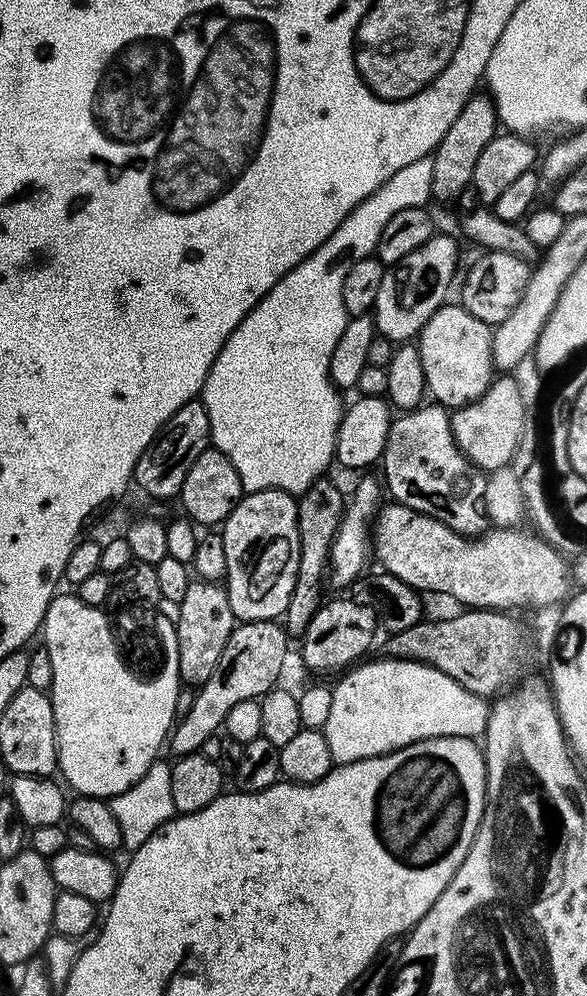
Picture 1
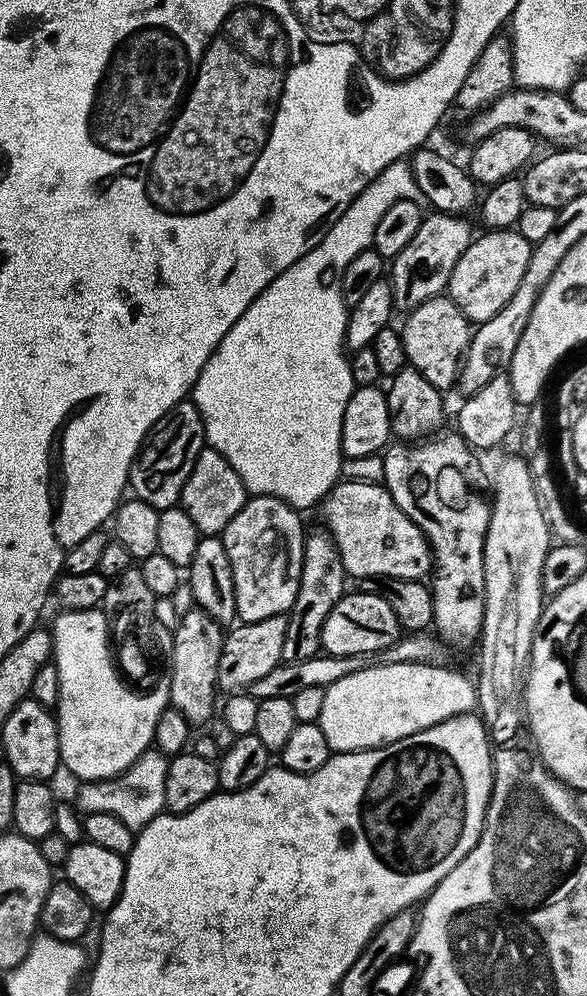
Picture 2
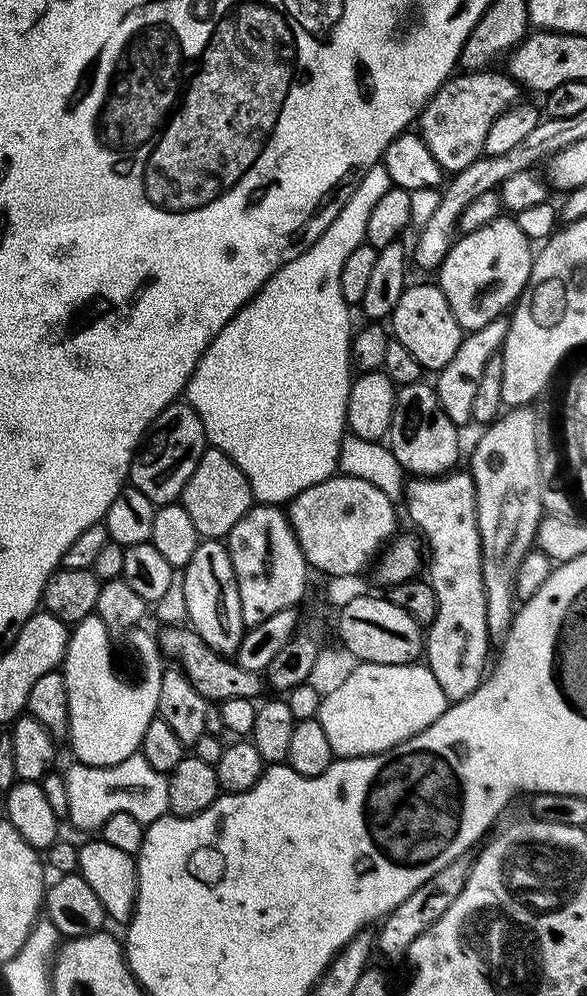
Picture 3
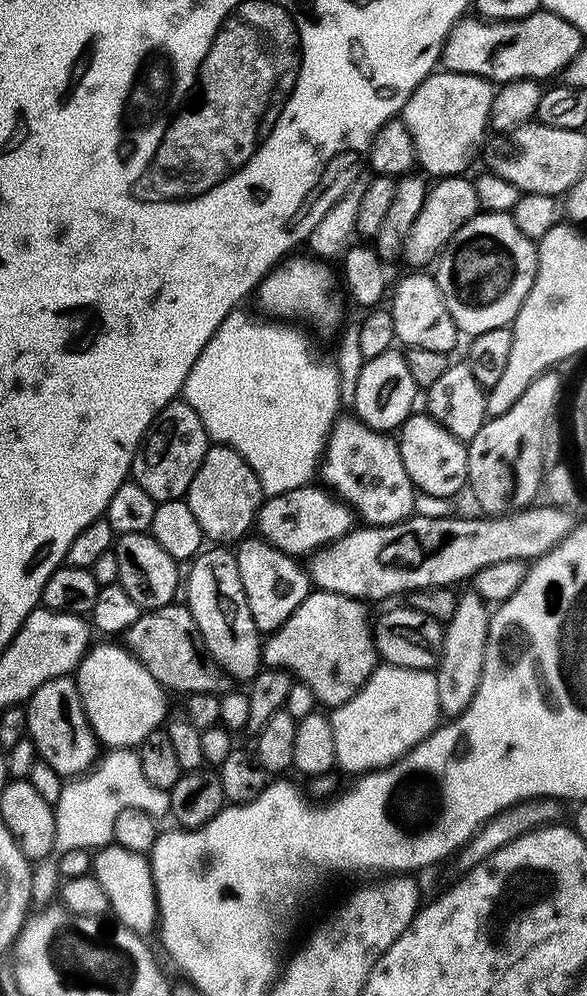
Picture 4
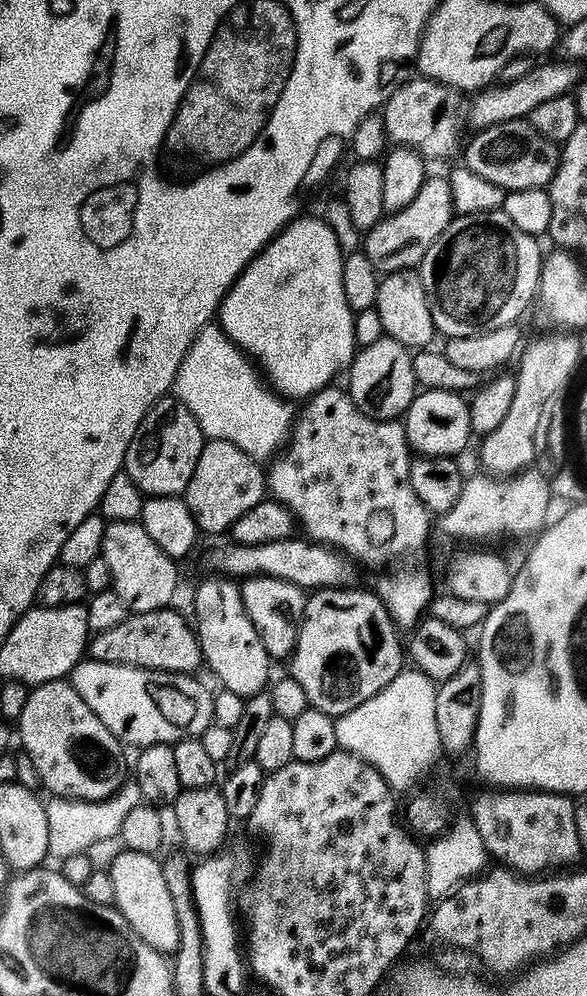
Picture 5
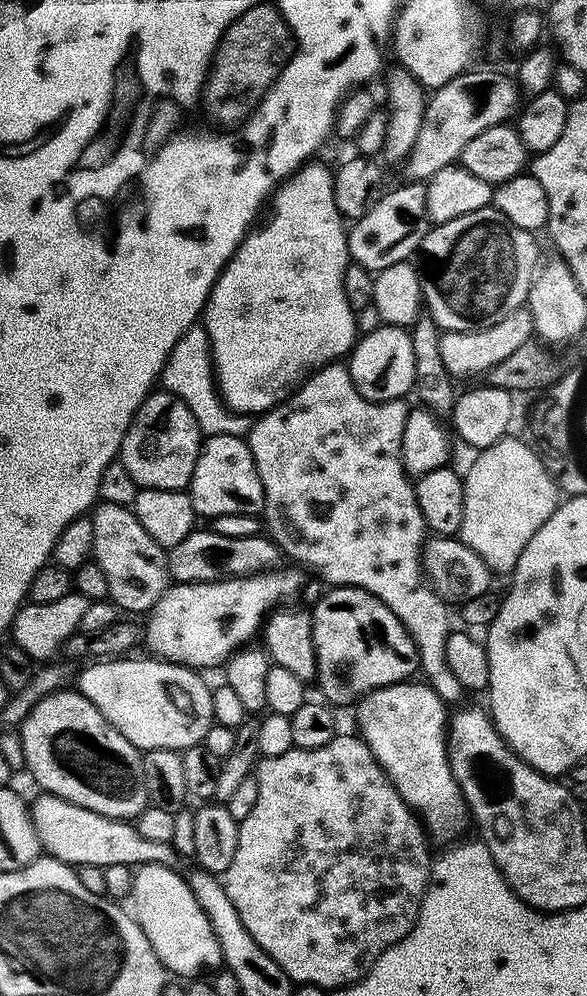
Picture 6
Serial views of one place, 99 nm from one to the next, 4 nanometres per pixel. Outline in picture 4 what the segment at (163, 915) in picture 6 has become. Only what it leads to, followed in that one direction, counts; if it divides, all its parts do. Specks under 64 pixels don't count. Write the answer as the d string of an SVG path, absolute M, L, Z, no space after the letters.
M115 842L99 849L92 858L91 875L106 890L111 915L132 932L148 934L158 924L156 891L152 881L152 866L149 857L142 852L131 852Z

